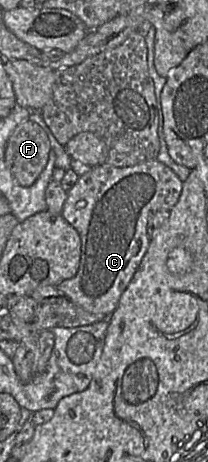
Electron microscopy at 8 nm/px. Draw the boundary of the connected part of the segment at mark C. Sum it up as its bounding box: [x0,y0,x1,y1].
[55,159,183,316]

